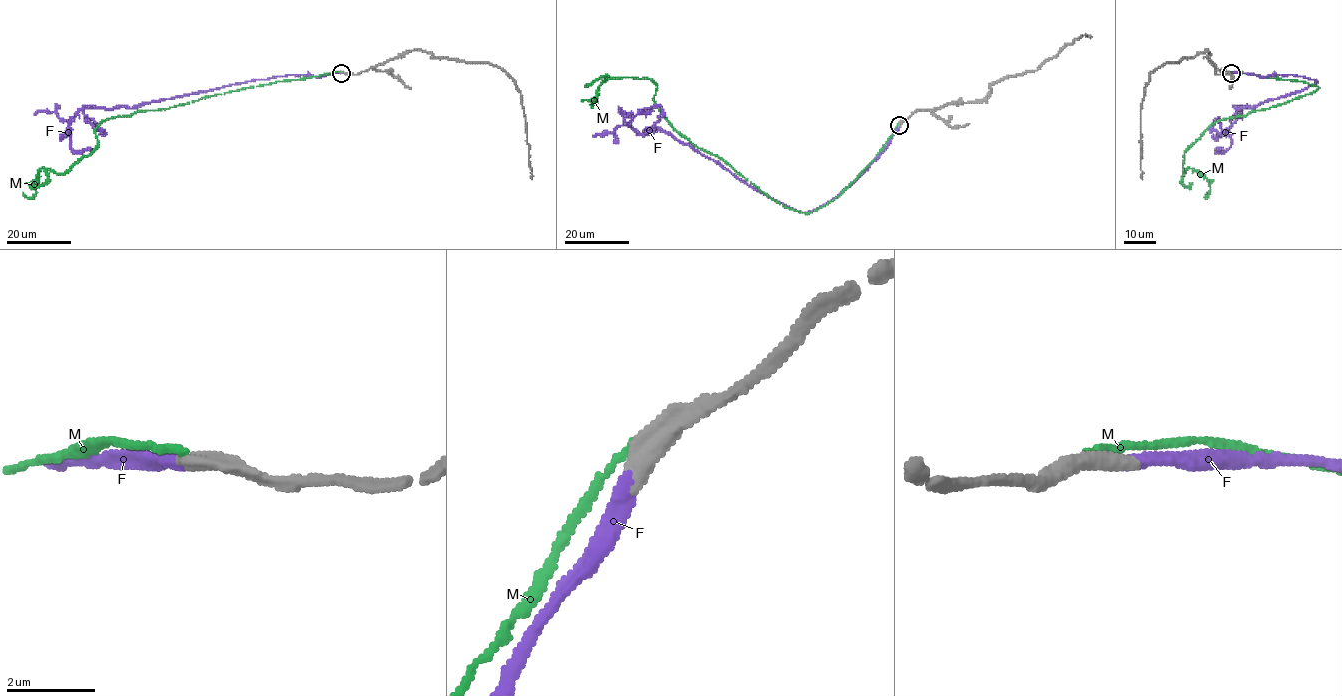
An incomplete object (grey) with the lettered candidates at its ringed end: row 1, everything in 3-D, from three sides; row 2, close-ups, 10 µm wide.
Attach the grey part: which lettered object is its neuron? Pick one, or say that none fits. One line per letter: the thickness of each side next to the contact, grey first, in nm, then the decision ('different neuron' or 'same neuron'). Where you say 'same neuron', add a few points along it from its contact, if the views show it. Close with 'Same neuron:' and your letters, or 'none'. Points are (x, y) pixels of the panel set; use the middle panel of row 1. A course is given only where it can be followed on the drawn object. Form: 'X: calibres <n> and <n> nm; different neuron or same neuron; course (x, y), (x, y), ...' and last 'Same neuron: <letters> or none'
F: calibres 480 and 360 nm; same neuron; course (900, 125), (838, 195), (801, 213), (669, 134), (640, 134), (628, 126), (653, 111)
M: calibres 550 and 160 nm; different neuron
Same neuron: F

